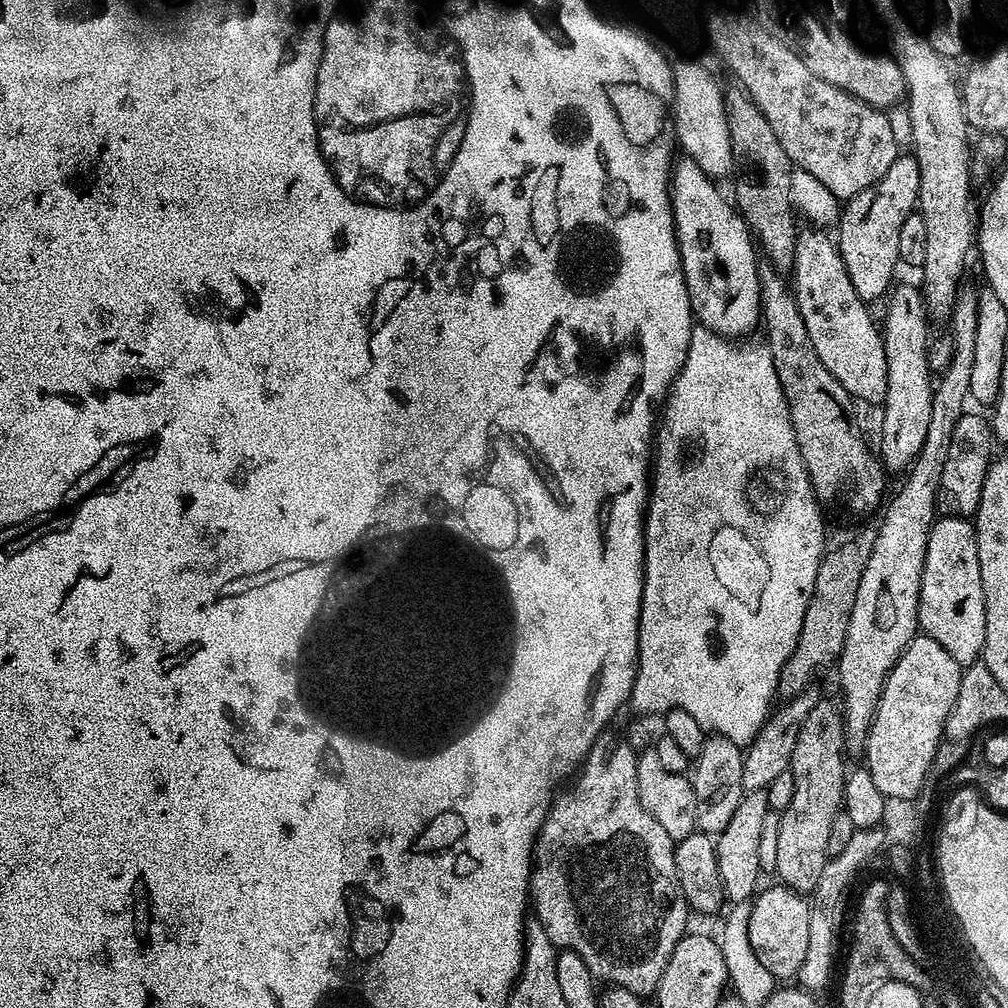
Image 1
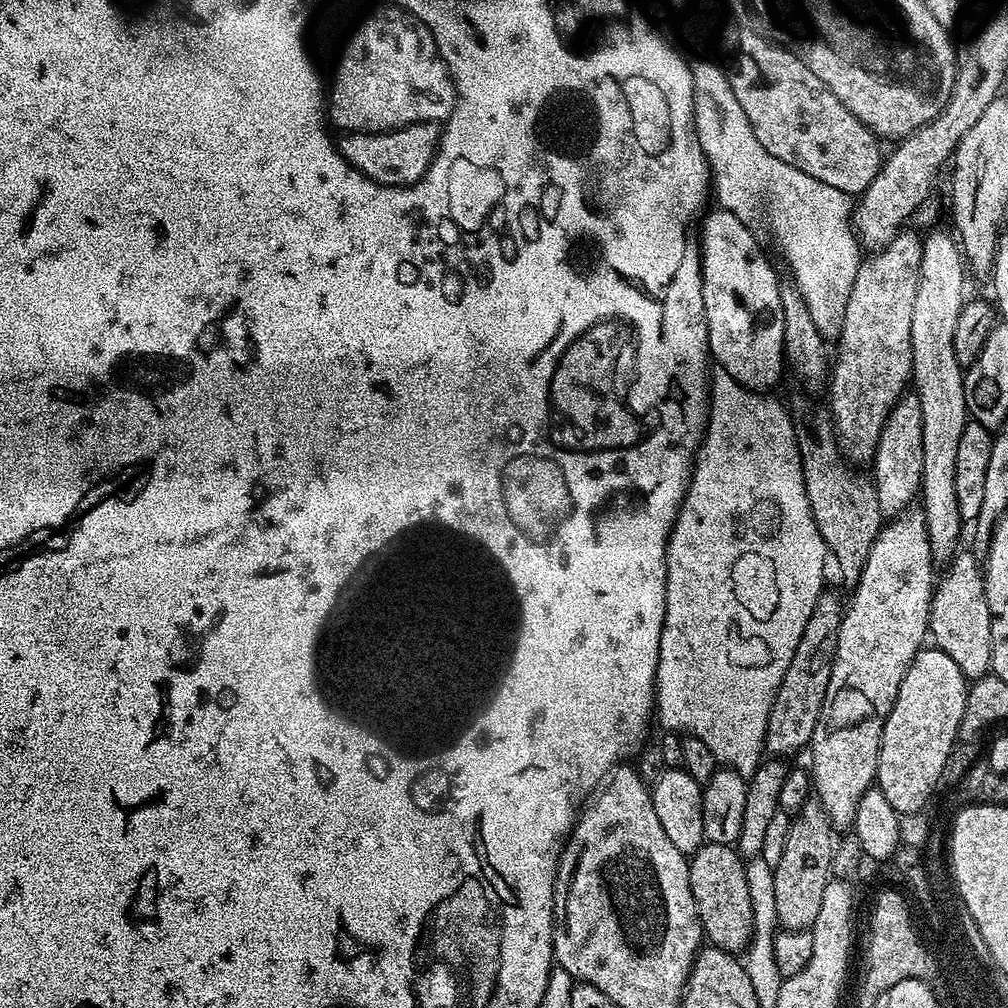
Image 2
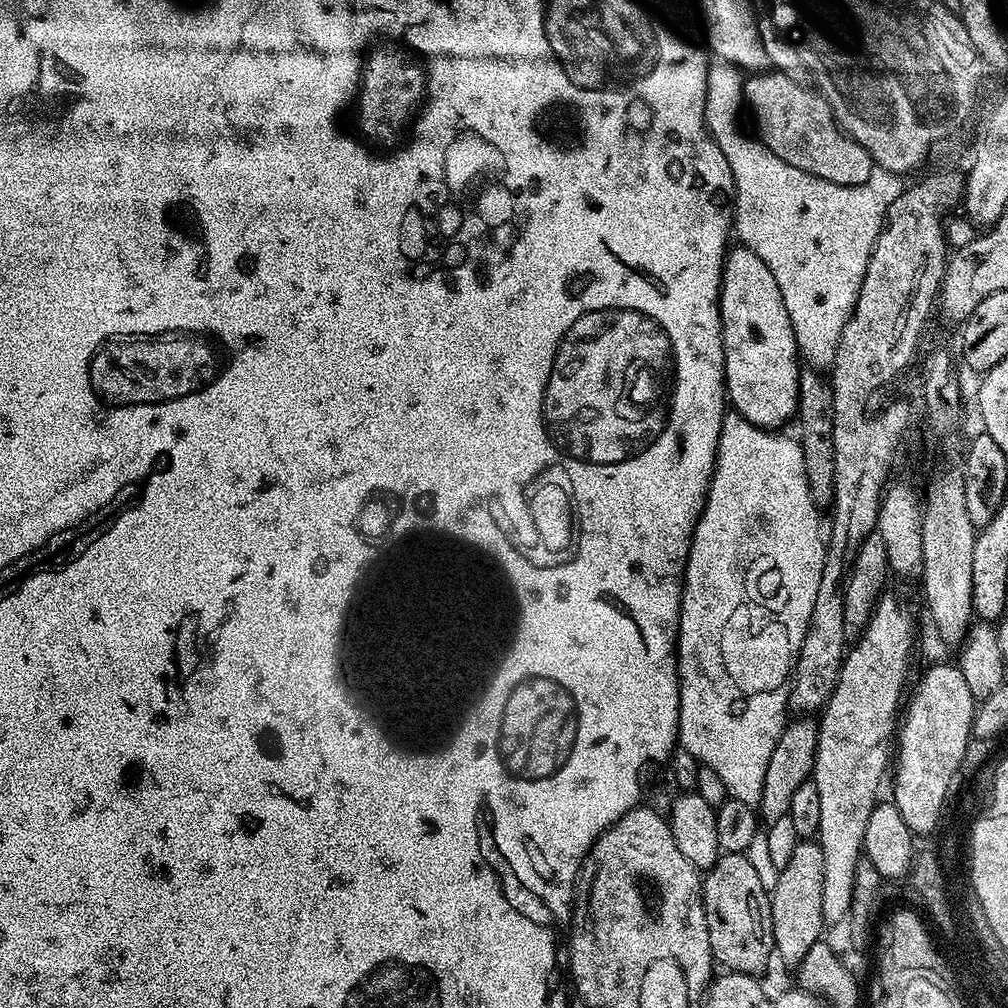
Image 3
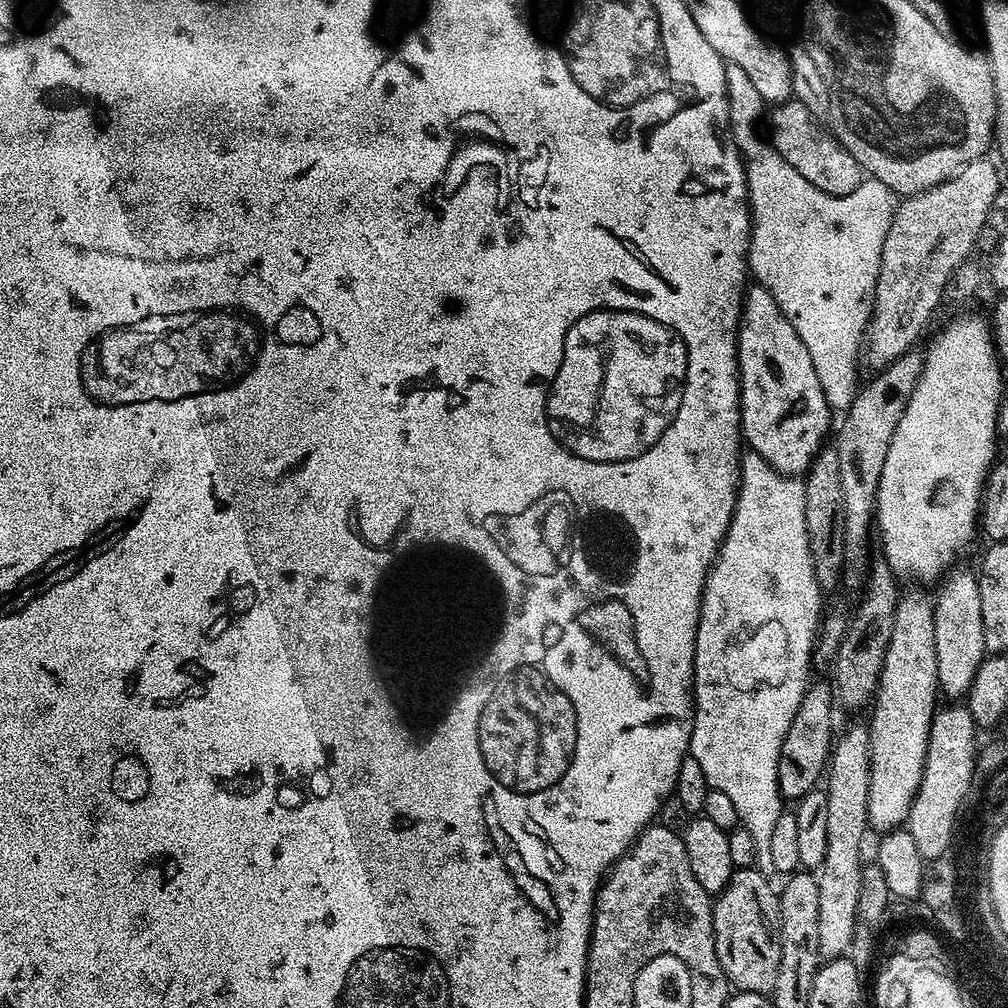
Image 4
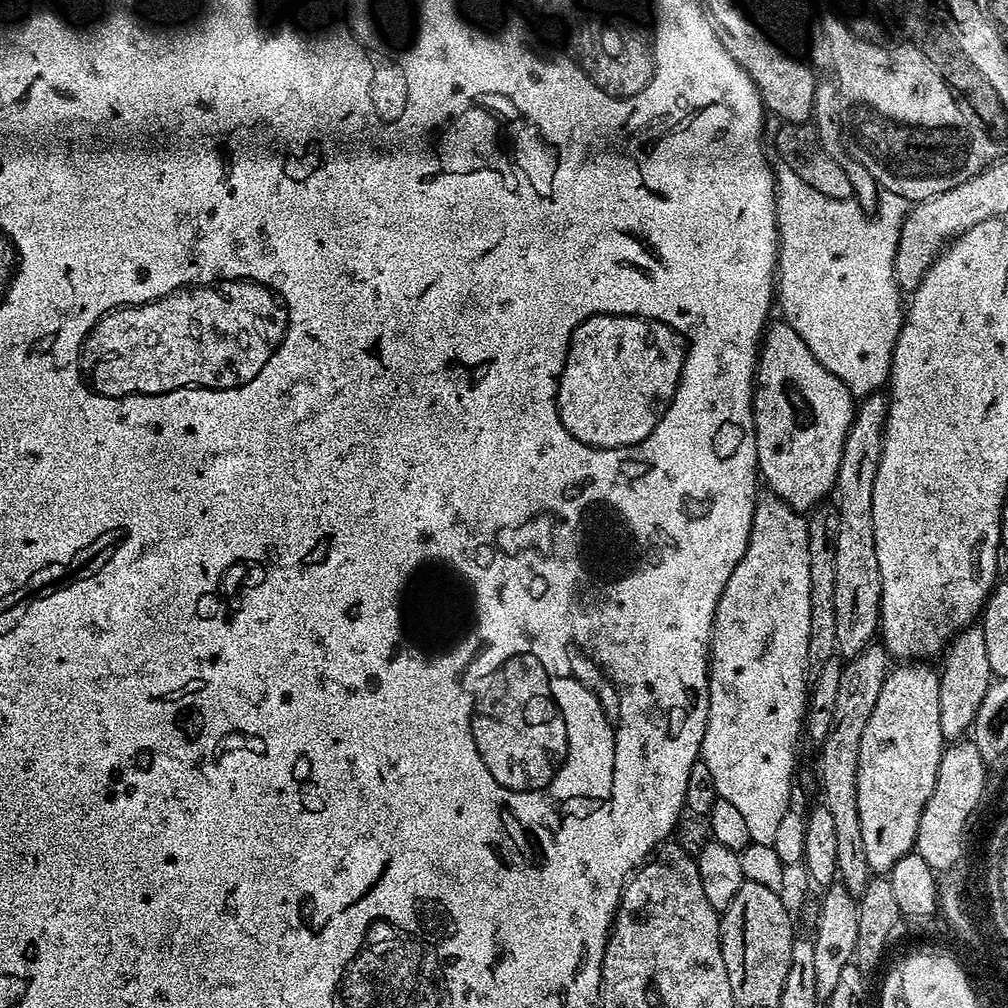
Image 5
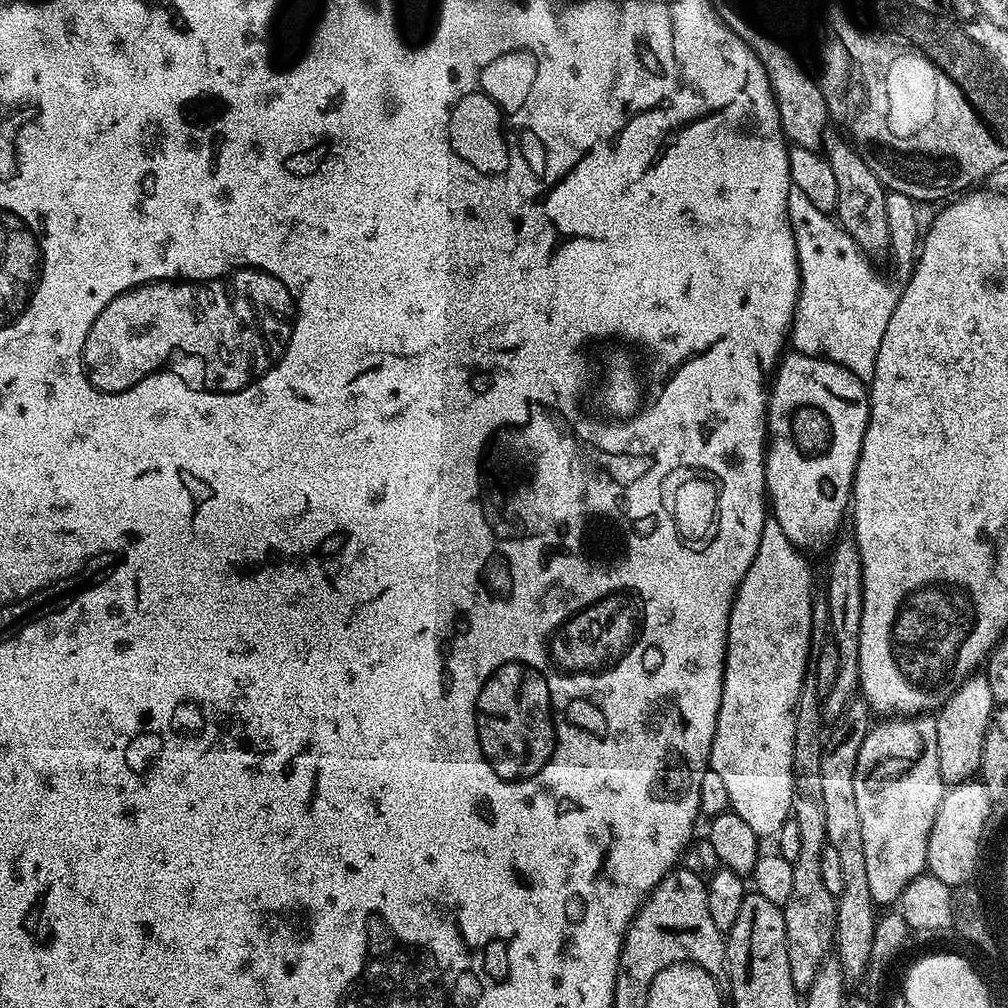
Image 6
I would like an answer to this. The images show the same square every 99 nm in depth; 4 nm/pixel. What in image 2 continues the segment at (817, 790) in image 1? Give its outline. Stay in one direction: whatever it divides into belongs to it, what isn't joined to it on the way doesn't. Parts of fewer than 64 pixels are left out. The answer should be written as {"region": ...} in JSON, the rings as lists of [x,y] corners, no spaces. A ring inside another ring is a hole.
{"region":[[[816,798],[809,799],[802,810],[794,817],[791,817],[792,825],[786,836],[786,850],[782,850],[782,858],[778,866],[773,869],[774,898],[777,923],[787,931],[805,931],[809,929],[814,918],[818,916],[819,907],[822,906],[822,897],[825,894],[826,886],[832,876],[832,856],[834,849],[834,829],[826,810]]]}

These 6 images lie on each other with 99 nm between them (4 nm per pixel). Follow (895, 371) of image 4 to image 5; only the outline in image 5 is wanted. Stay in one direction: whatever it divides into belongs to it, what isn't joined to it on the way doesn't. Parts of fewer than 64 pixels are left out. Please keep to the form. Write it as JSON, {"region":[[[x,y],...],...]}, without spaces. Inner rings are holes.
{"region":[[[883,391],[874,392],[870,396],[865,396],[856,404],[856,416],[852,420],[850,430],[846,434],[846,442],[842,446],[842,462],[838,466],[836,475],[835,495],[840,495],[834,500],[834,505],[838,516],[838,534],[835,543],[835,577],[834,577],[834,601],[835,601],[835,637],[837,638],[836,651],[845,661],[852,660],[858,653],[873,643],[880,626],[880,599],[882,598],[882,578],[878,570],[878,550],[874,550],[874,522],[872,521],[872,502],[874,500],[874,478],[878,472],[878,462],[880,461],[880,451],[884,445],[884,423],[888,417],[888,397]]]}

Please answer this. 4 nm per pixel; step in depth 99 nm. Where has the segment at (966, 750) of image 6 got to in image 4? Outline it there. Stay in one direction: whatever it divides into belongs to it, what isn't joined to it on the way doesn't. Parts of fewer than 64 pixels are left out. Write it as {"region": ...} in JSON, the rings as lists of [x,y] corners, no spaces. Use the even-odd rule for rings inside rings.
{"region":[[[953,567],[943,577],[939,585],[941,588],[934,592],[934,642],[938,654],[939,691],[943,695],[945,692],[948,696],[964,698],[986,653],[982,638],[982,598],[978,594],[977,573],[967,572],[960,567]]]}

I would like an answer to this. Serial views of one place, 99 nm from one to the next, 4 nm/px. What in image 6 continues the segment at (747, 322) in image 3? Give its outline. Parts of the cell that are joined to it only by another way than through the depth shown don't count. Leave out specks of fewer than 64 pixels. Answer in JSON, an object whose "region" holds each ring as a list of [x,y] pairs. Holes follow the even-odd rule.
{"region":[[[792,350],[779,361],[774,372],[774,379],[770,384],[770,395],[768,398],[768,443],[766,445],[766,455],[764,457],[764,487],[767,499],[770,501],[770,512],[774,515],[774,523],[782,526],[786,530],[786,536],[790,538],[792,545],[799,548],[805,554],[820,552],[831,549],[834,544],[836,531],[840,528],[840,523],[846,520],[846,513],[850,508],[852,498],[852,483],[856,481],[856,467],[858,458],[862,450],[862,442],[866,434],[868,425],[868,388],[865,381],[860,380],[850,370],[838,366],[829,360],[821,360],[819,356],[807,356],[801,352]]]}

